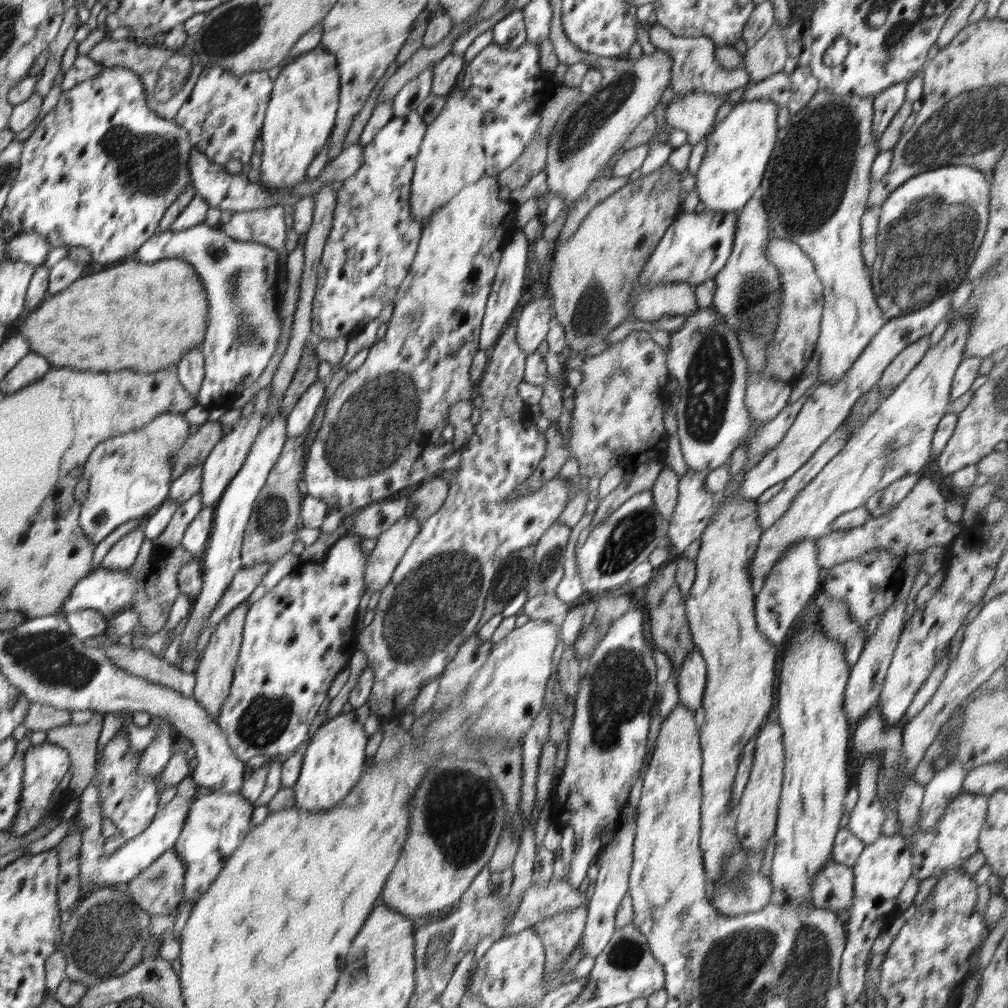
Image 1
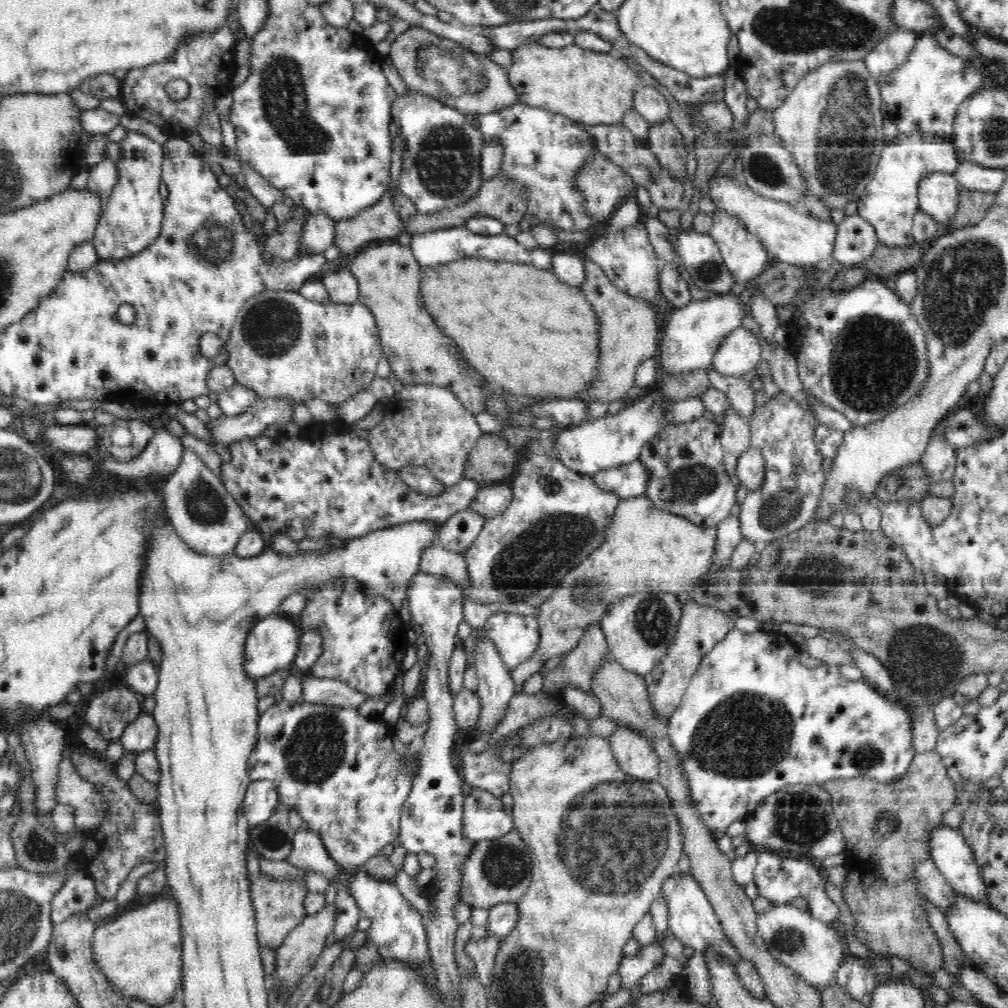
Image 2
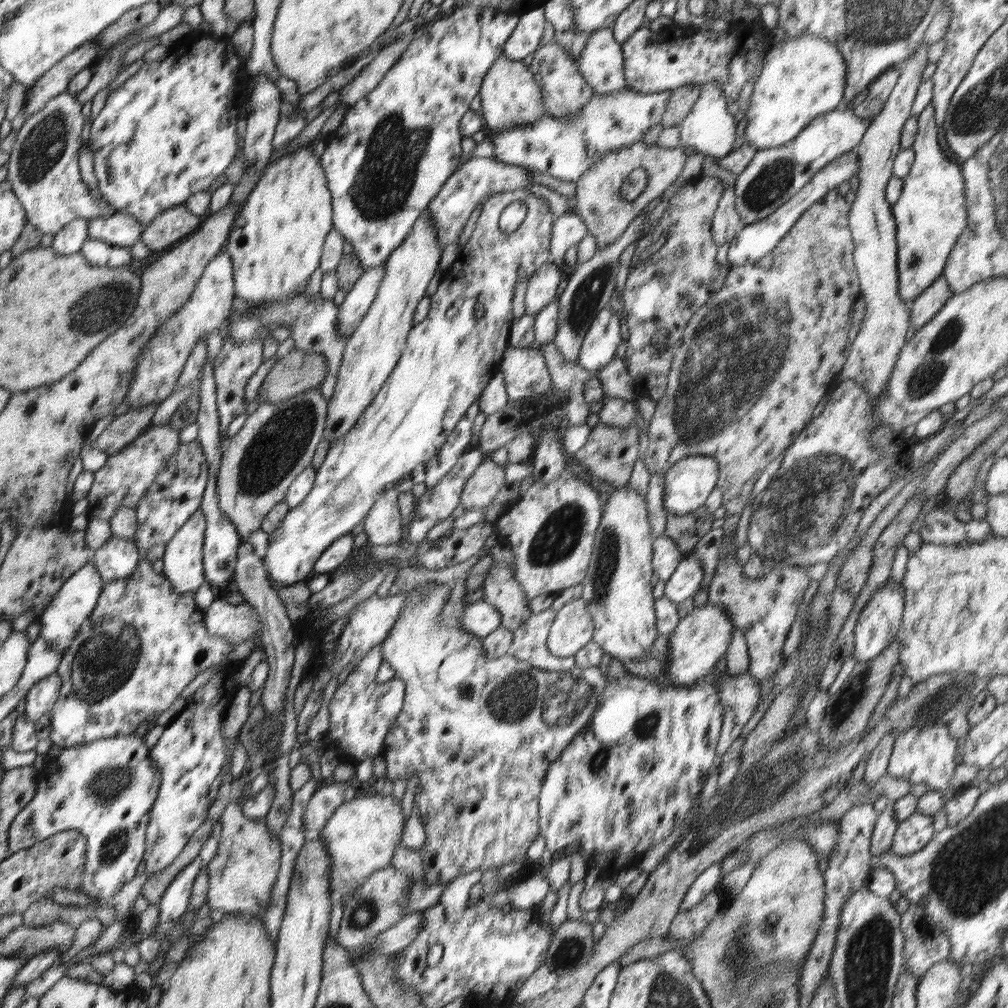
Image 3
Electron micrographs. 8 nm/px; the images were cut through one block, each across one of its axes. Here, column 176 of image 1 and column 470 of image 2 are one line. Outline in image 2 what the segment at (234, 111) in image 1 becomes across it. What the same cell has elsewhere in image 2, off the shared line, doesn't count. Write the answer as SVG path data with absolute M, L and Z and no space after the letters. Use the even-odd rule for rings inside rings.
M523 103L482 116L466 116L466 121L478 128L485 143L497 142L502 147L501 171L518 185L526 187L527 214L568 232L584 231L596 224L584 211L584 195L574 188L578 172L585 168L596 150L581 122Z

